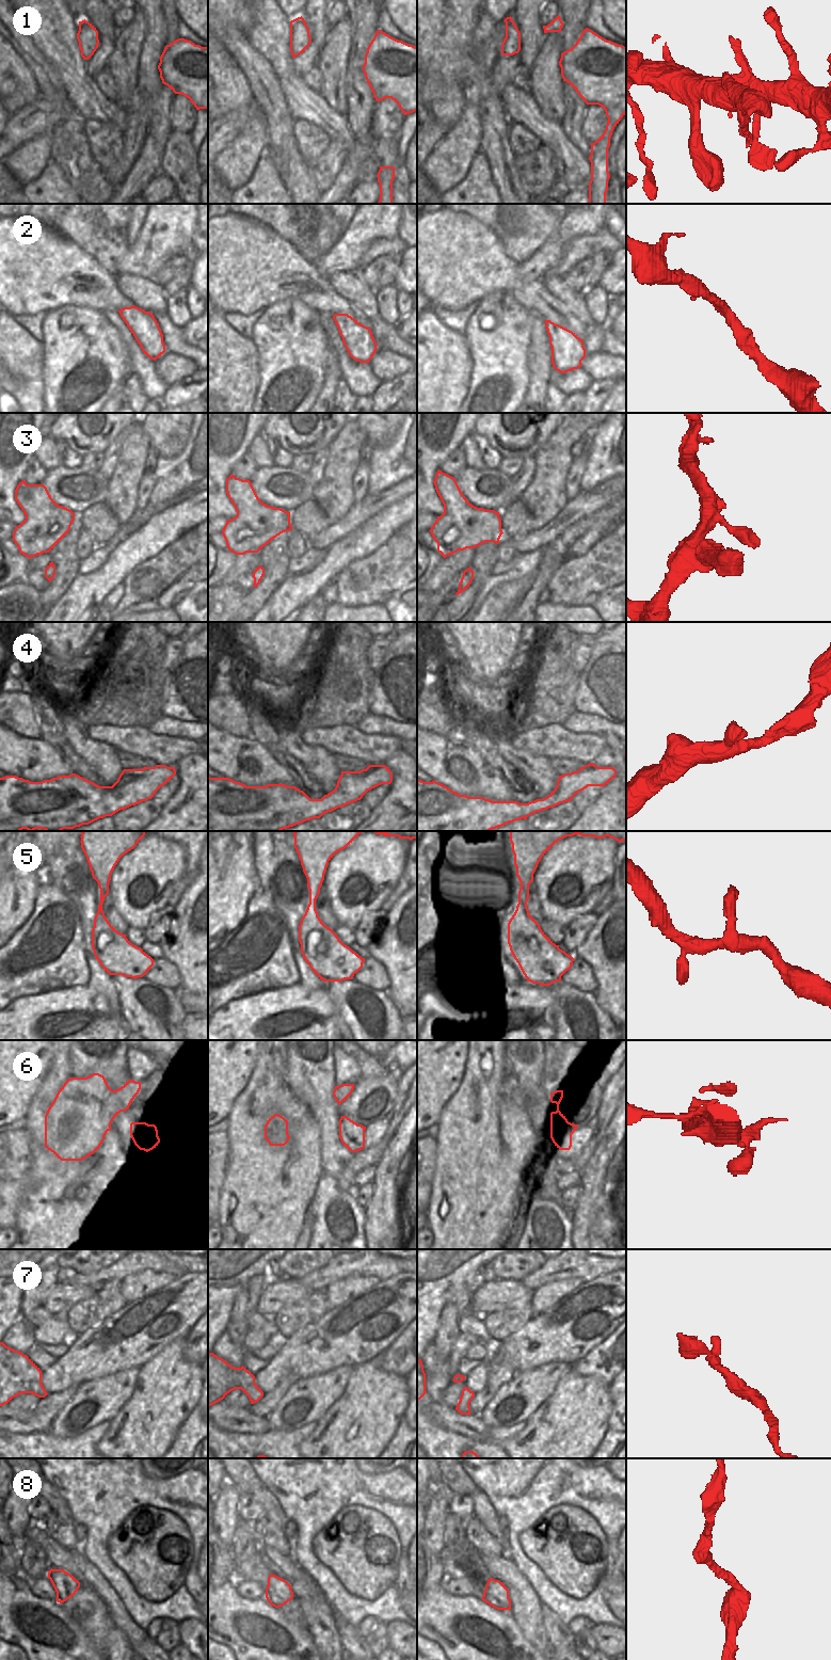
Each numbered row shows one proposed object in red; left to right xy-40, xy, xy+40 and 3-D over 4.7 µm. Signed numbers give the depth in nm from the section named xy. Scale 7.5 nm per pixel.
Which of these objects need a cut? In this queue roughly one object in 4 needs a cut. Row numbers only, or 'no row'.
2, 3

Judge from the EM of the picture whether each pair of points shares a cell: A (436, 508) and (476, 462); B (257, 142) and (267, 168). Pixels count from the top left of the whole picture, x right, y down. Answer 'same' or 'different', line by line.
A: different
B: different

